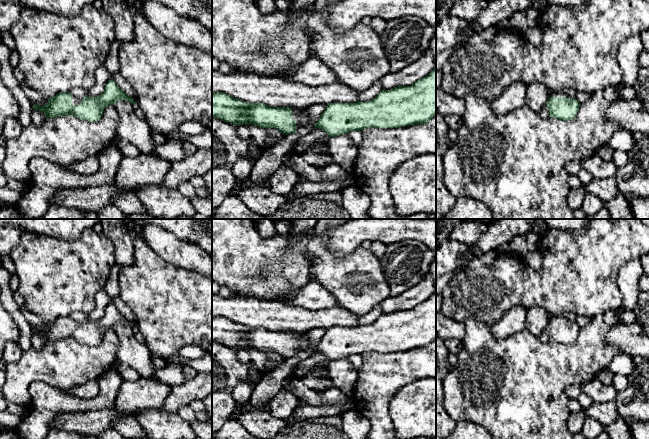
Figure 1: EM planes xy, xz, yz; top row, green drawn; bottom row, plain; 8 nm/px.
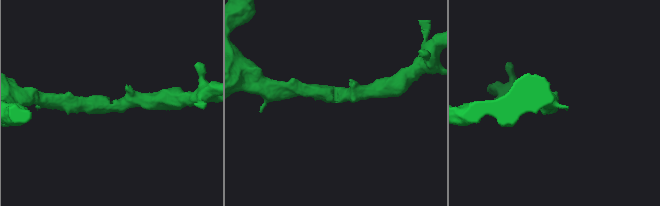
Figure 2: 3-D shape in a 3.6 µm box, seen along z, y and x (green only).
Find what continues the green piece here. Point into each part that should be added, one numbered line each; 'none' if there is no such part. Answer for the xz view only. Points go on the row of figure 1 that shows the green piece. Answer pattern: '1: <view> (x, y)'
1: xz (301, 116)

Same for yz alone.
1: yz (554, 94)

